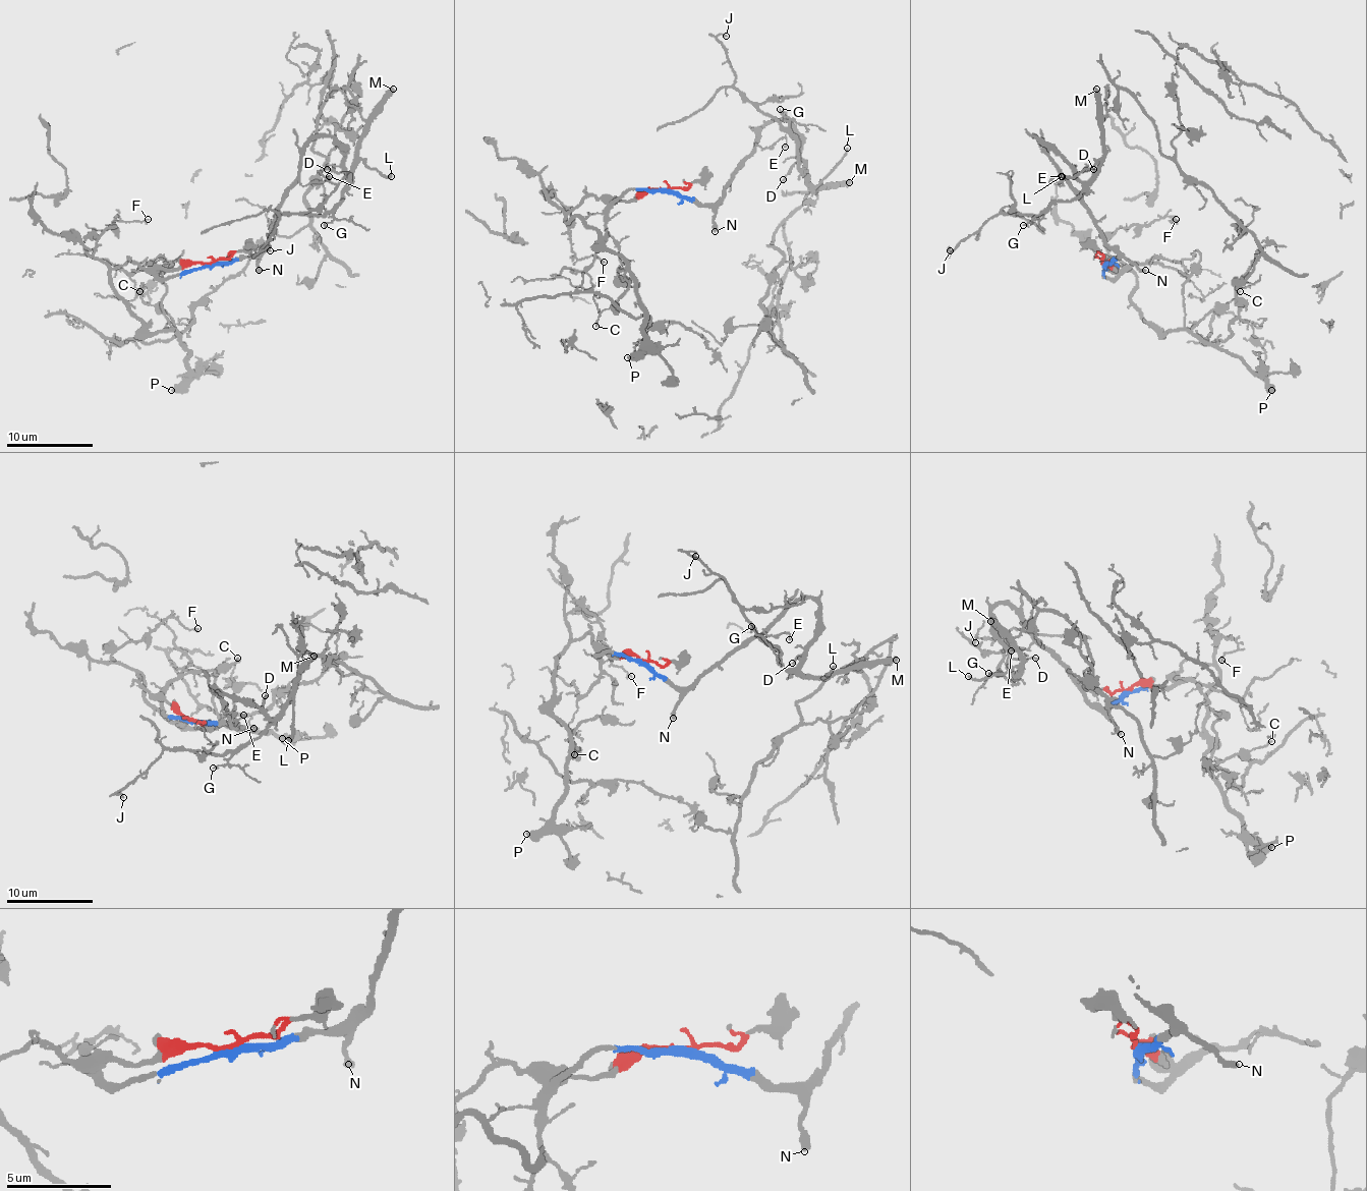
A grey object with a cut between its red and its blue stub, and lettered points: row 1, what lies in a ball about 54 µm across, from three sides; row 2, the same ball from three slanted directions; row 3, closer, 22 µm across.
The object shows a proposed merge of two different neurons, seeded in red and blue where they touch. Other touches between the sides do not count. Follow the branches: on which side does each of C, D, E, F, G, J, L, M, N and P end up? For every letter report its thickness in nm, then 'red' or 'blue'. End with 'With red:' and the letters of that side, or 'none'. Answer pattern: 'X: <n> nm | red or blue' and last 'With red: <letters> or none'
C: 120 nm | red
D: 110 nm | blue
E: 80 nm | blue
F: 130 nm | red
G: 120 nm | blue
J: 110 nm | blue
L: 160 nm | blue
M: 460 nm | blue
N: 320 nm | blue
P: 480 nm | red
With red: C, F, P

